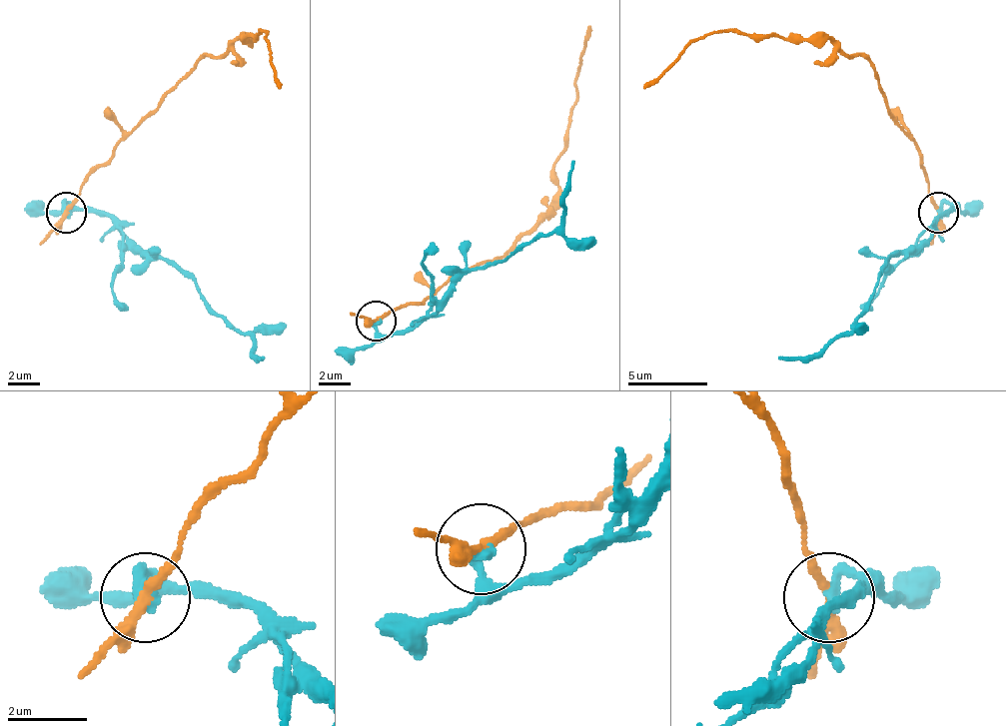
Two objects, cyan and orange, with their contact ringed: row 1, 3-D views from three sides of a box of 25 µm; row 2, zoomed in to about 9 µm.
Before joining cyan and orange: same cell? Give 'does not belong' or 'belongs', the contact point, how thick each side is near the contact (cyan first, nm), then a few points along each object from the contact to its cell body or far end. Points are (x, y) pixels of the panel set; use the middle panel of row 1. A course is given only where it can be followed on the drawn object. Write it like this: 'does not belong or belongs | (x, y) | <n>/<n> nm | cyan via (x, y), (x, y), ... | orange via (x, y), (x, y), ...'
does not belong | (376, 321) | 380/240 nm | cyan via (375, 320), (375, 328), (383, 336), (411, 332), (447, 300), (463, 276), (519, 252), (551, 232), (575, 159) | orange via (375, 320), (423, 304), (468, 268), (503, 256), (547, 208), (559, 187), (555, 159), (591, 27)

